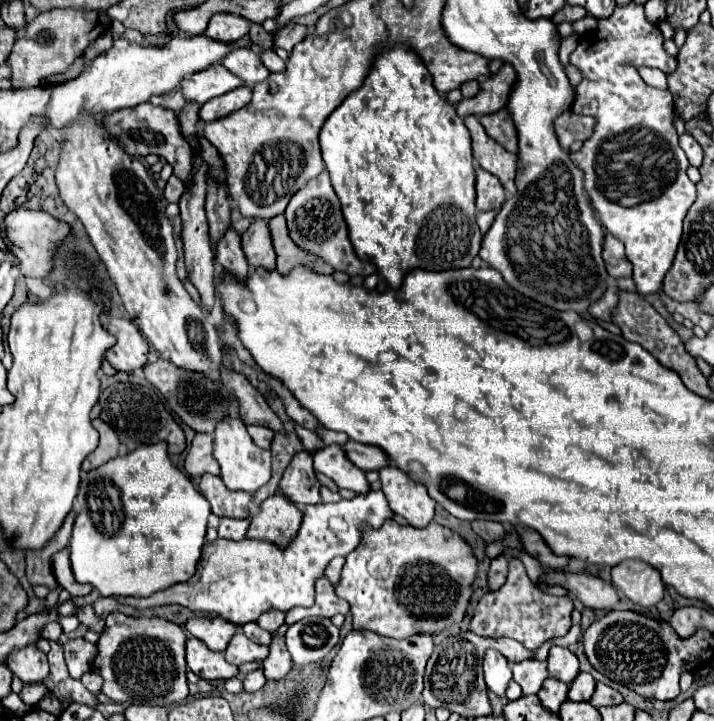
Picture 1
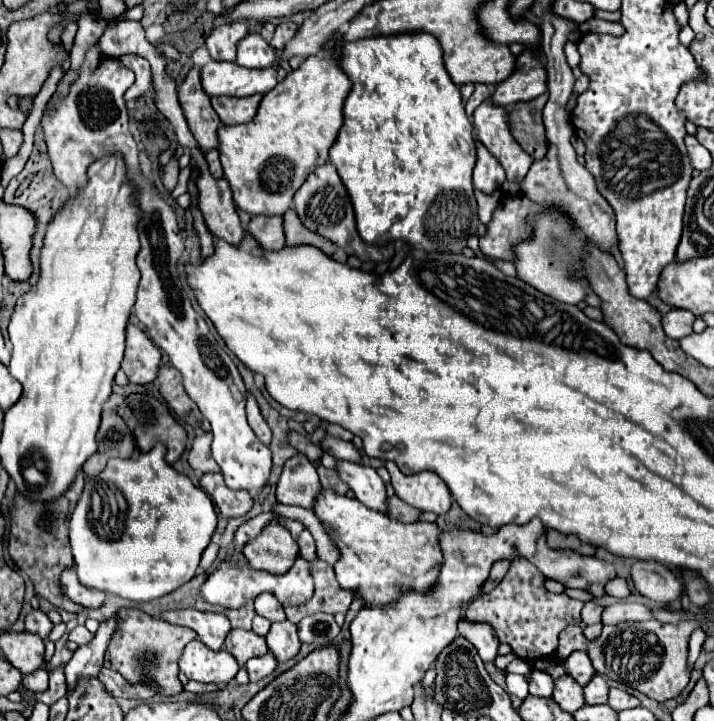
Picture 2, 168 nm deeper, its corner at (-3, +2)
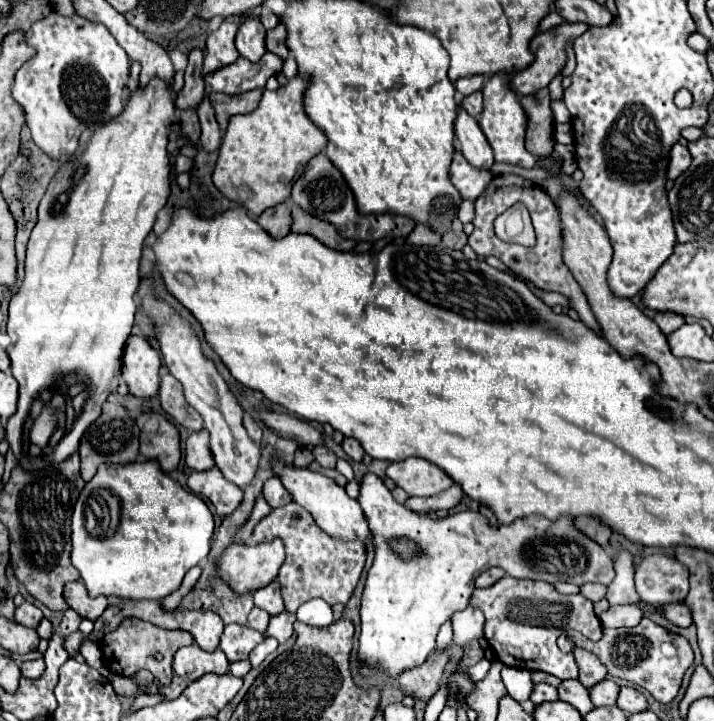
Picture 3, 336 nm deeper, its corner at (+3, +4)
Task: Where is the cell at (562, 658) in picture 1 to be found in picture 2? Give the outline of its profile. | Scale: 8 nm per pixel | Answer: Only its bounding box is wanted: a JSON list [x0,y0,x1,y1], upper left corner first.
[564,652,596,686]

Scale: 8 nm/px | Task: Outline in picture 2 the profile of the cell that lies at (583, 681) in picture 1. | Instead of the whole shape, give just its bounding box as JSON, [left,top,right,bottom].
[584,674,610,704]

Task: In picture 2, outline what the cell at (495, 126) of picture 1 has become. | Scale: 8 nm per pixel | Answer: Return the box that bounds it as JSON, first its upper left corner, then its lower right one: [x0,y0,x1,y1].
[510,94,548,160]

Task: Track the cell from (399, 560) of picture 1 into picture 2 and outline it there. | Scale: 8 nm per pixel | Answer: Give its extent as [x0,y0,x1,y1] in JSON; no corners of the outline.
[314,488,442,606]

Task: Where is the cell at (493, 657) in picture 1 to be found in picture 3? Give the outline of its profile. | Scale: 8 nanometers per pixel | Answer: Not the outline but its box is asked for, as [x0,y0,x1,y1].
[452,606,484,646]

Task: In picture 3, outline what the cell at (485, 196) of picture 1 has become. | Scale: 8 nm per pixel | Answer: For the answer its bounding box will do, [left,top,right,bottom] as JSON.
[454,108,494,170]

